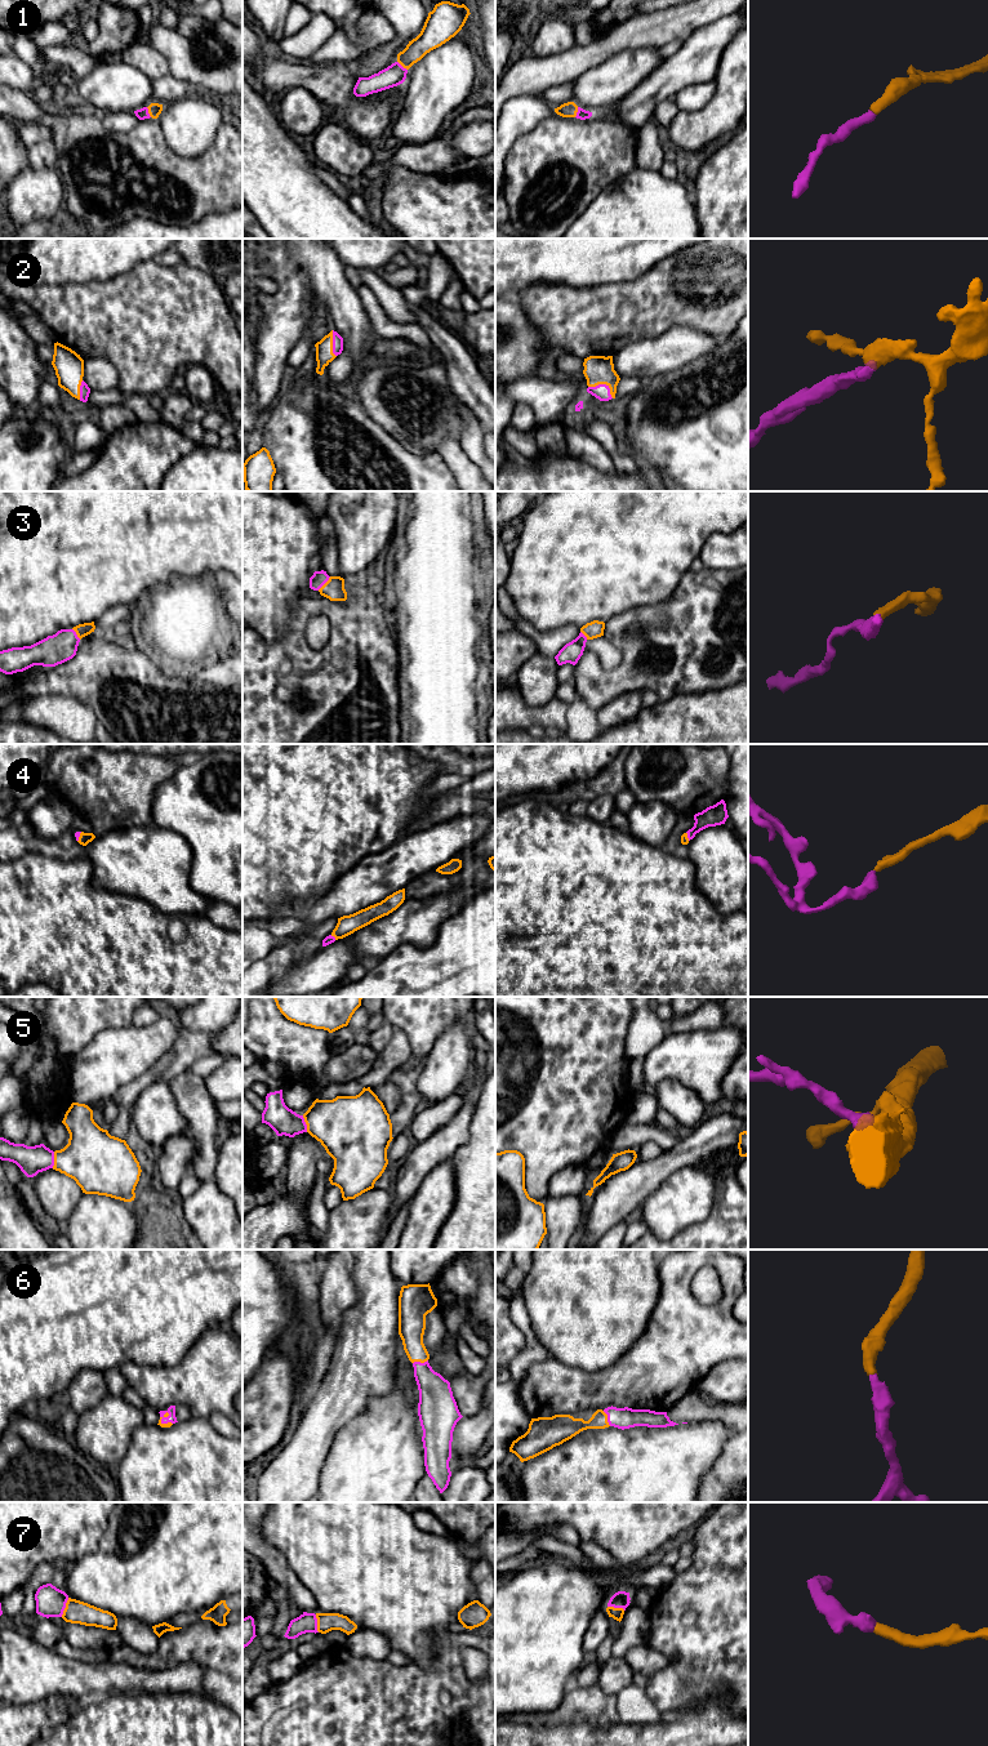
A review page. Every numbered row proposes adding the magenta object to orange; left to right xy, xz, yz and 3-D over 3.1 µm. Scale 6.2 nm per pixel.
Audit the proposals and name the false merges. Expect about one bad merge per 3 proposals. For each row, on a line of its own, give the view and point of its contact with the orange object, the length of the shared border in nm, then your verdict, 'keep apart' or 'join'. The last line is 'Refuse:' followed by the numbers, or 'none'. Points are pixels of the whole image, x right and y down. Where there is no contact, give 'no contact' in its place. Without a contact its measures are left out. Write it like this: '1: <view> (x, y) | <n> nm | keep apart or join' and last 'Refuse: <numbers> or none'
1: xy (148, 112) | 70 nm | join
2: yz (604, 383) | 180 nm | join
3: xz (325, 583) | 120 nm | join
4: xy (79, 837) | 70 nm | join
5: xy (54, 1159) | 110 nm | join
6: xz (419, 1361) | 100 nm | join
7: xy (66, 1607) | 130 nm | join
Refuse: none

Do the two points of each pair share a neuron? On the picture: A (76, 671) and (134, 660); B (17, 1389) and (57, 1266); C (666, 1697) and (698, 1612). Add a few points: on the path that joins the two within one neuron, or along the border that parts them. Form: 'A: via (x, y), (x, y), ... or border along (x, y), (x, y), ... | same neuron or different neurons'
A: via (90, 671), (120, 669) | same neuron
B: via (17, 1358), (17, 1352), (57, 1312), (57, 1297) | same neuron
C: via (686, 1677), (698, 1665), (698, 1633) | same neuron

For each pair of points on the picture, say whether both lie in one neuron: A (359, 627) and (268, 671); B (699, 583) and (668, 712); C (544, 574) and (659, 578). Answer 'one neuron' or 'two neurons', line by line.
A: one neuron
B: two neurons
C: one neuron

